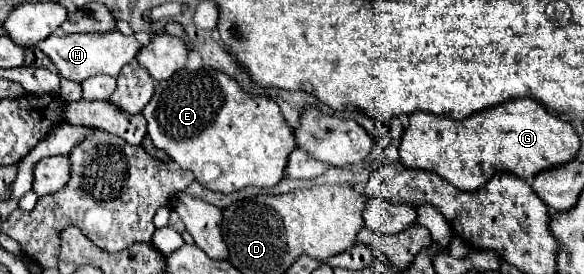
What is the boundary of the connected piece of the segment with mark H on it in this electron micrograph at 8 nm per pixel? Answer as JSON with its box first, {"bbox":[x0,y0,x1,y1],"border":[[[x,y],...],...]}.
{"bbox":[38,31,140,83],"border":[[[118,31],[88,33],[88,35],[64,35],[64,37],[60,37],[58,33],[52,33],[44,41],[40,41],[38,47],[54,63],[60,77],[82,83],[84,79],[88,79],[92,75],[98,75],[98,73],[116,77],[118,71],[122,69],[122,65],[134,61],[134,57],[138,55],[140,43],[134,39],[134,35],[124,37]]]}

